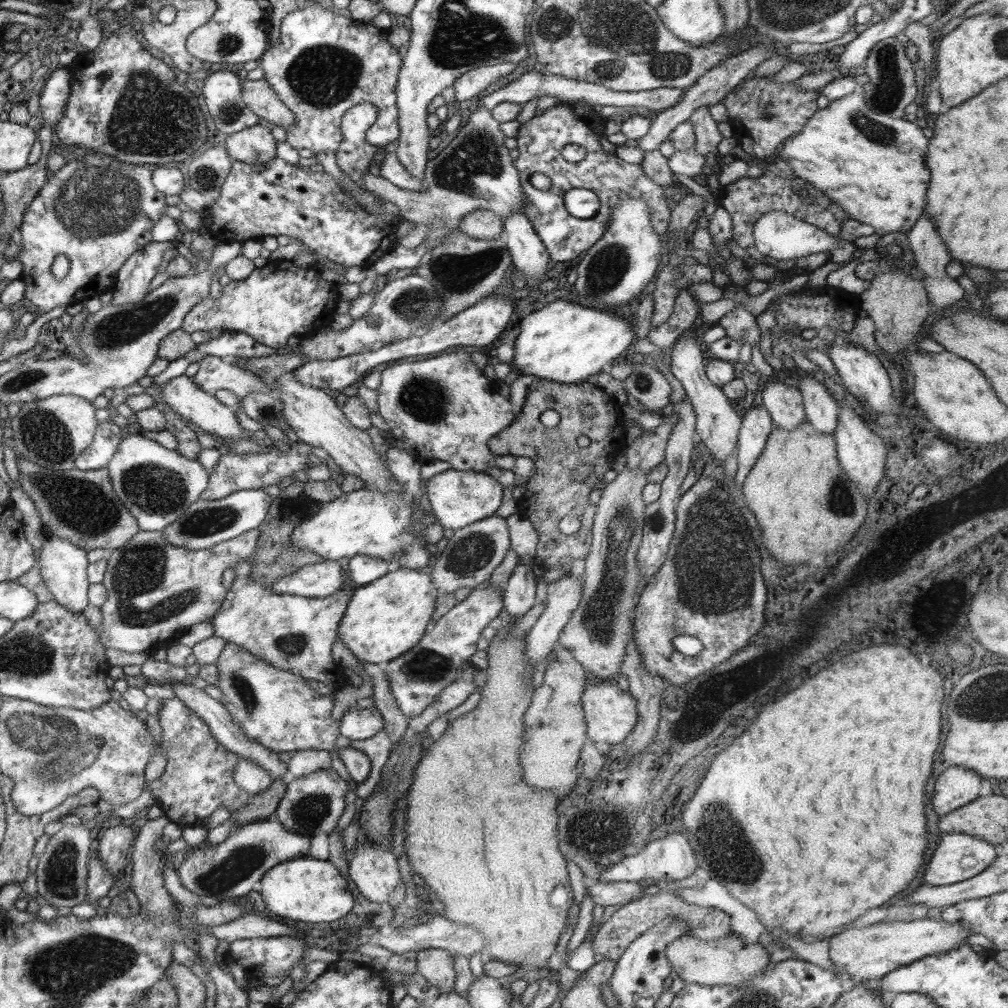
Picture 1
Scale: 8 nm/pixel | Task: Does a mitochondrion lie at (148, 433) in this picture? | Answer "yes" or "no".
no

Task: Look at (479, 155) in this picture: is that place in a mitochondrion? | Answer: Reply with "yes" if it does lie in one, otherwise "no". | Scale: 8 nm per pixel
yes

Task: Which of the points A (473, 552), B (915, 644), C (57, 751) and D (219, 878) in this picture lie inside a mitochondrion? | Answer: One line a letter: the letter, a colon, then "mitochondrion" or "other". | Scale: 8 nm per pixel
A: mitochondrion
B: other
C: mitochondrion
D: mitochondrion

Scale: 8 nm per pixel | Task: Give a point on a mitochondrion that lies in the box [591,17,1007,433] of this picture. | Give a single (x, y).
(886, 94)

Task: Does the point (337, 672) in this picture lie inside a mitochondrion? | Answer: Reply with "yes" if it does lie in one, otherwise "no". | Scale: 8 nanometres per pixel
no

